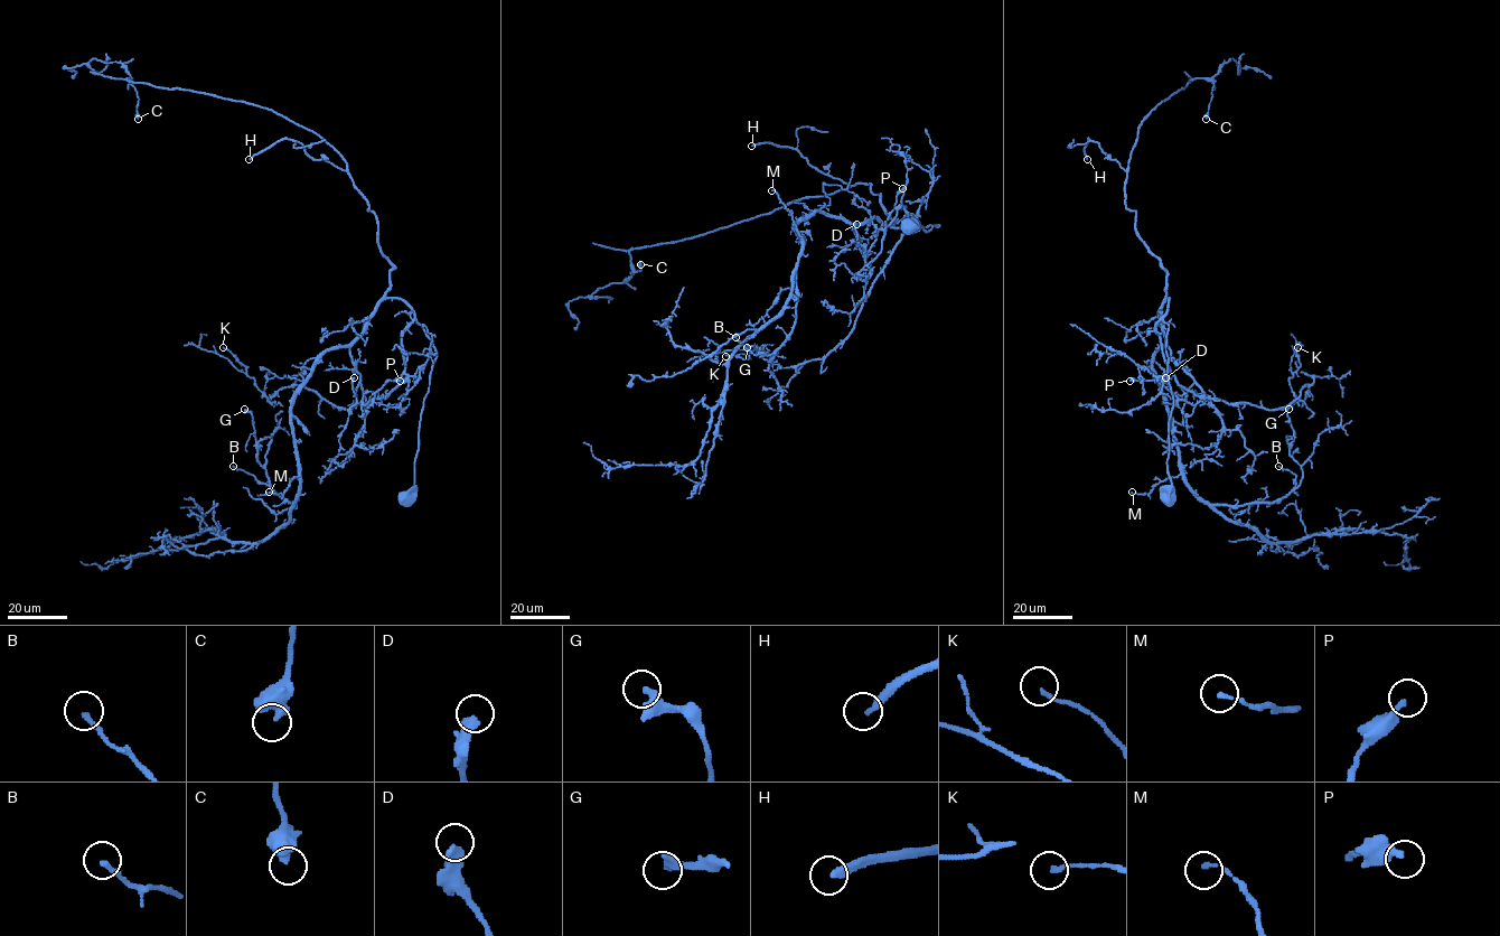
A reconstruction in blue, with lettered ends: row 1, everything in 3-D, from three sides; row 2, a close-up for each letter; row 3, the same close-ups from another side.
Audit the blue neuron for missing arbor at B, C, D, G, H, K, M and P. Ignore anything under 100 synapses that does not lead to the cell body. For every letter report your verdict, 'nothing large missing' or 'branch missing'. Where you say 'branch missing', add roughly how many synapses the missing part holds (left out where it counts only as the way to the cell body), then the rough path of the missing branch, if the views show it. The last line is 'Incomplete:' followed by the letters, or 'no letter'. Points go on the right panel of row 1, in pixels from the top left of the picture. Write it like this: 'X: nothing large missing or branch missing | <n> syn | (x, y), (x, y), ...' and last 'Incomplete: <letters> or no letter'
B: nothing large missing
C: nothing large missing
D: nothing large missing
G: nothing large missing
H: branch missing | 140 syn | (1087, 159), (1052, 204), (1043, 245), (1052, 267), (1072, 287), (1096, 356), (1128, 375), (1142, 391), (1145, 408)
K: nothing large missing
M: nothing large missing
P: nothing large missing
Incomplete: H

